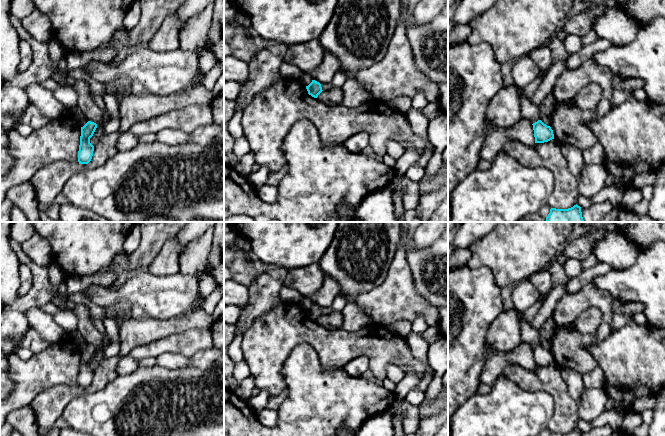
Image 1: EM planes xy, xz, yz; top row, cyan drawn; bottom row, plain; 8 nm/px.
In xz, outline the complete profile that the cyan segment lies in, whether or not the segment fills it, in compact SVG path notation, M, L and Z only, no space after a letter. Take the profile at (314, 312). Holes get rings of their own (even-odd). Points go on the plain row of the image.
M312 304L312 306L306 310L306 313L308 315L308 318L314 322L317 322L318 319L323 315L321 308L315 304Z

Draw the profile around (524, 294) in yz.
M529 279L519 282L512 290L512 302L518 311L528 309L539 297L539 292Z

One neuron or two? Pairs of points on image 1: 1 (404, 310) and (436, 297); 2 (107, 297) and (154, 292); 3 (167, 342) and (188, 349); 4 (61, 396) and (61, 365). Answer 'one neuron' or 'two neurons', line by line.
1: two neurons
2: one neuron
3: one neuron
4: two neurons

